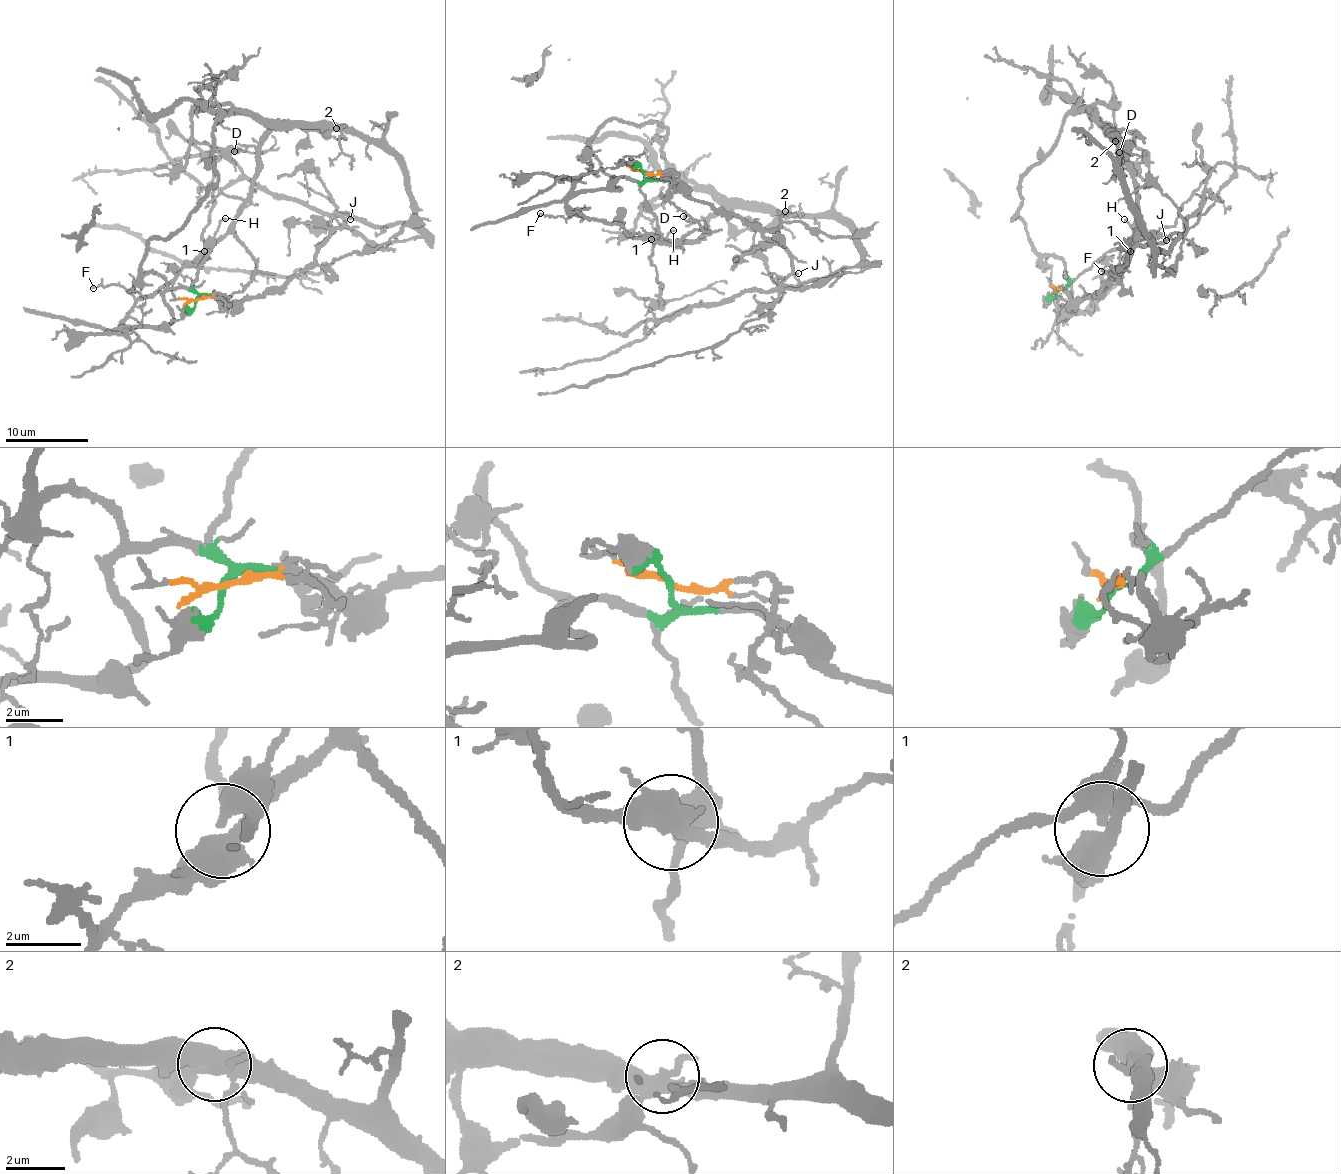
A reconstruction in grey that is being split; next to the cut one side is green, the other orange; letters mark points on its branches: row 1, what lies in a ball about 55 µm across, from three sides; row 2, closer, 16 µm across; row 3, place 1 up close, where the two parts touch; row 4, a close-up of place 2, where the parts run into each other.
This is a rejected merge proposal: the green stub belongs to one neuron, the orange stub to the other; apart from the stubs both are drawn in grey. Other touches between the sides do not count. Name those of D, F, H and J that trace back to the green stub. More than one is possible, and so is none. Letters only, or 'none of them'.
H

